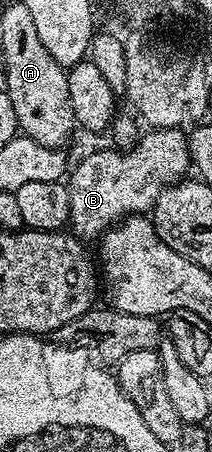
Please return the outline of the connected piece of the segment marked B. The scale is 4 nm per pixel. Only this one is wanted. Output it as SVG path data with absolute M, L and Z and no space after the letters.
M149 129L141 133L136 145L129 150L96 150L88 154L80 163L71 167L66 178L70 210L68 223L71 233L81 240L99 239L121 220L131 216L140 216L151 211L156 197L168 186L174 186L189 173L192 156L188 151L188 134L183 129Z

